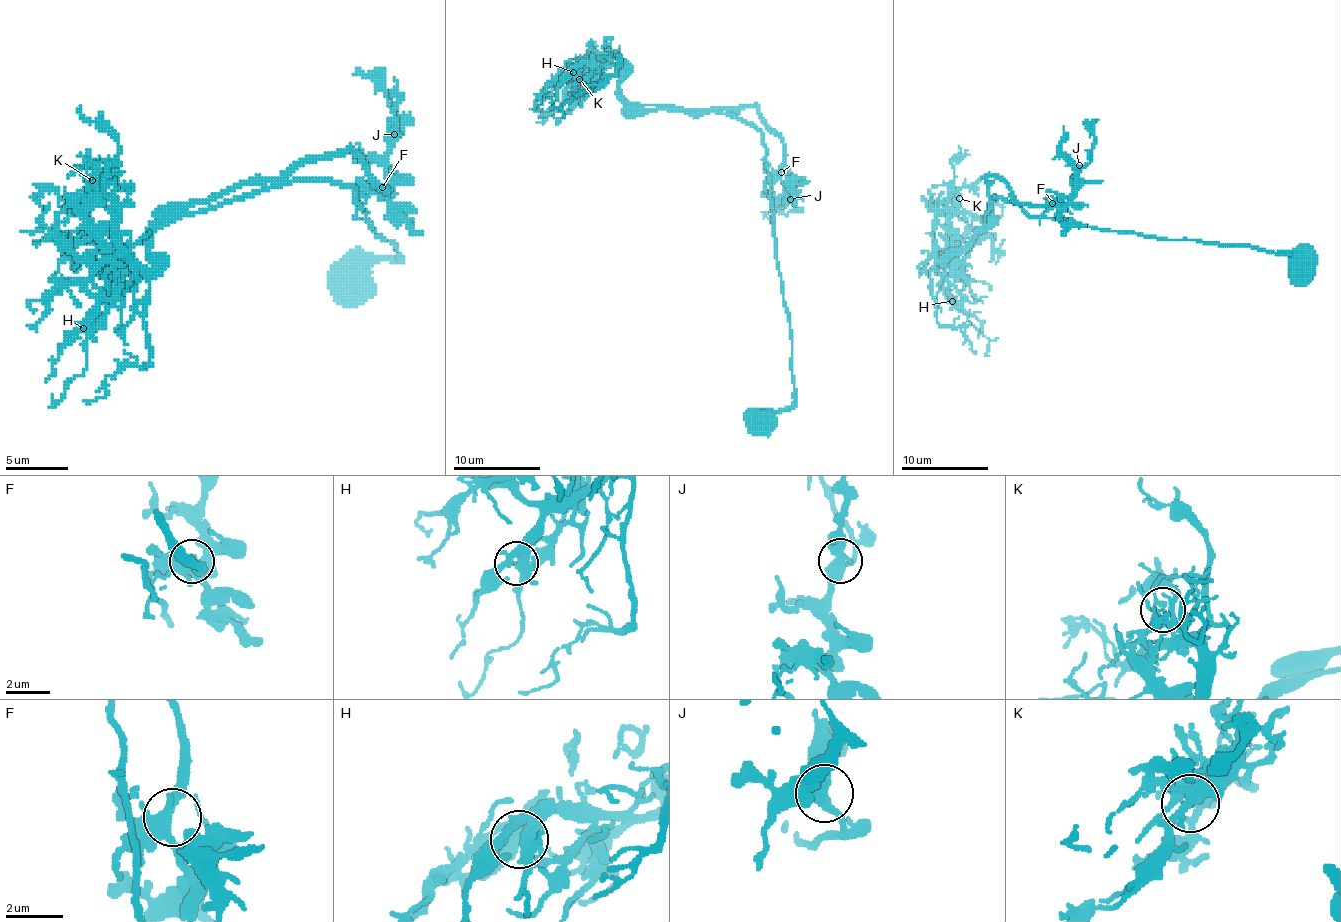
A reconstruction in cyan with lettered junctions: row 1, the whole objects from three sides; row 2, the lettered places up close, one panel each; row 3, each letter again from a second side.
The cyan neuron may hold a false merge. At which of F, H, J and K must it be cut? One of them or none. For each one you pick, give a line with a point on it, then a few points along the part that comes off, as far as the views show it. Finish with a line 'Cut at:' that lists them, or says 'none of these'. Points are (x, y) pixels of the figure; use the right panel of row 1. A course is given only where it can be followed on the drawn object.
K: Place: (959, 198). Course of the part to remove: (958, 198), (952, 200), (952, 253), (943, 251), (926, 233)
Cut at: K

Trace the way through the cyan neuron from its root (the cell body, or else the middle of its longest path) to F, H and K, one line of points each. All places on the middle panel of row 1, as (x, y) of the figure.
F: (759, 419), (755, 422), (761, 413), (788, 409), (794, 400), (792, 339), (777, 260), (768, 164), (781, 172)
H: (759, 419), (794, 400), (761, 133), (724, 113), (632, 105), (619, 87), (621, 65), (584, 63), (573, 72)
K: (759, 419), (794, 400), (761, 133), (724, 113), (632, 105), (610, 54), (597, 54), (580, 78)

